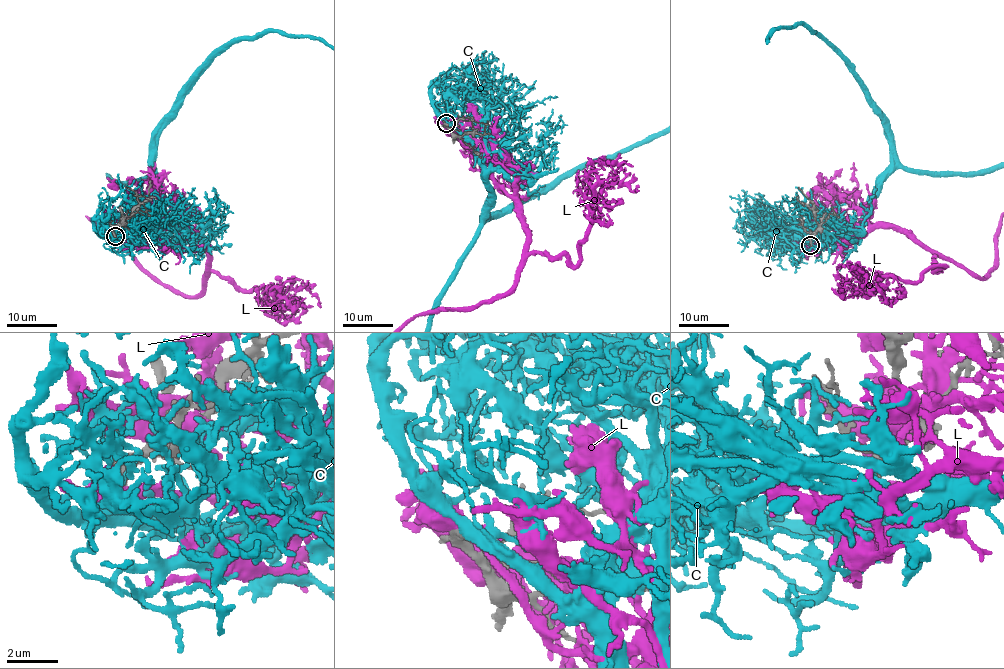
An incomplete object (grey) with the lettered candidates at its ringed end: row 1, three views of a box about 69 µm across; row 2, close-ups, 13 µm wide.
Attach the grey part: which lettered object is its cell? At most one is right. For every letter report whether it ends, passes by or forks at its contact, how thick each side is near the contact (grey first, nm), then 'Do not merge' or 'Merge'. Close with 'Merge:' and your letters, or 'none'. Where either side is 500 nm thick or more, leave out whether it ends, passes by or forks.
C: It passes by. Thickness 360 nm (grey) against 480 nm. Merge
L: Thickness 480 nm (grey) against 650 nm. Do not merge
Merge: C

